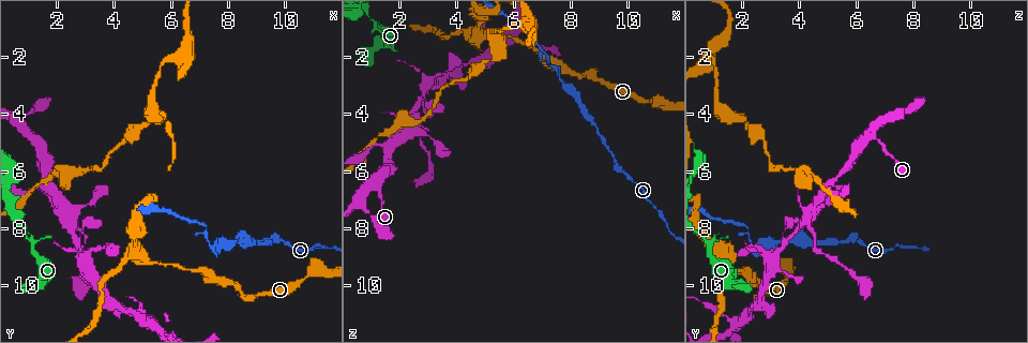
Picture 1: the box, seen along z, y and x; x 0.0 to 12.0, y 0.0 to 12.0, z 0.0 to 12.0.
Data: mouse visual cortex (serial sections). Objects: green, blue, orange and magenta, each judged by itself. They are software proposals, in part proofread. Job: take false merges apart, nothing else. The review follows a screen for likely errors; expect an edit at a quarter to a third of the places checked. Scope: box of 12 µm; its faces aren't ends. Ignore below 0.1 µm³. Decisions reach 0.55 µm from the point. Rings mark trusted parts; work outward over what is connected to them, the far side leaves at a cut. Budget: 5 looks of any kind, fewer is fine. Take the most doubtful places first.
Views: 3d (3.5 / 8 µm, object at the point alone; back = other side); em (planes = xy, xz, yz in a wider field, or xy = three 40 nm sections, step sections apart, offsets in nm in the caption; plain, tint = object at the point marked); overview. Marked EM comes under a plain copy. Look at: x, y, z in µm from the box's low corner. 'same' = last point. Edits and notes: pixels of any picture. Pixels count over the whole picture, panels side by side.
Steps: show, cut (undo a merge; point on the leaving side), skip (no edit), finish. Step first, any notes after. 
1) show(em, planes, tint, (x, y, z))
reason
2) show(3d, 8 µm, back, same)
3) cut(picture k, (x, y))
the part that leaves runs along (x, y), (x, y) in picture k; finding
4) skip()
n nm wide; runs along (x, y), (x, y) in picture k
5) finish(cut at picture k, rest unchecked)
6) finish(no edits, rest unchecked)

show(3d, 3.5 µm, back, (4.7, 8.9, 1.3))
abrupt turn

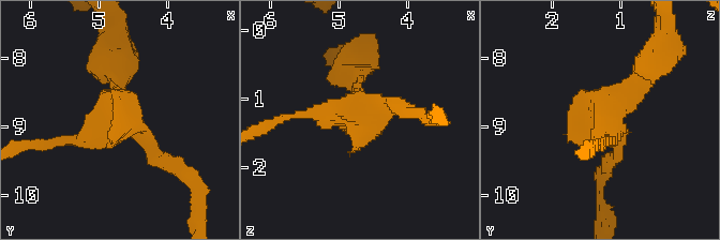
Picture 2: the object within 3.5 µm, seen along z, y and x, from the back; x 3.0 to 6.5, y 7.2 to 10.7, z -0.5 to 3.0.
show(em, xy, step 1, tint, (4.80, 8.85, 1.25))

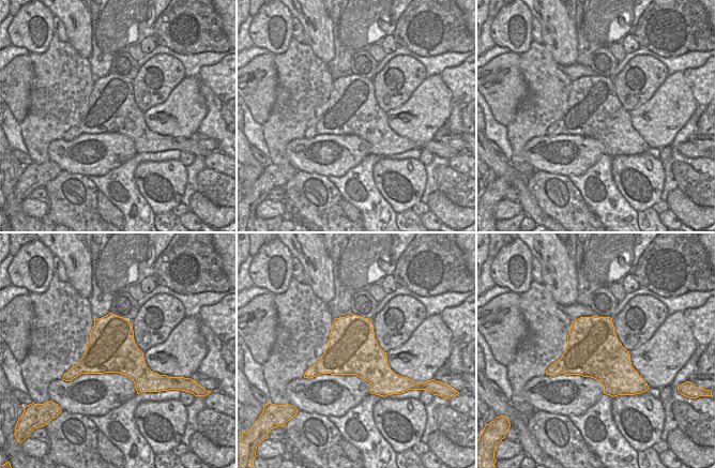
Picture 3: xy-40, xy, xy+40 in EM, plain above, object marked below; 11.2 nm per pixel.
show(em, xy, step 2, tint, same)
another direction

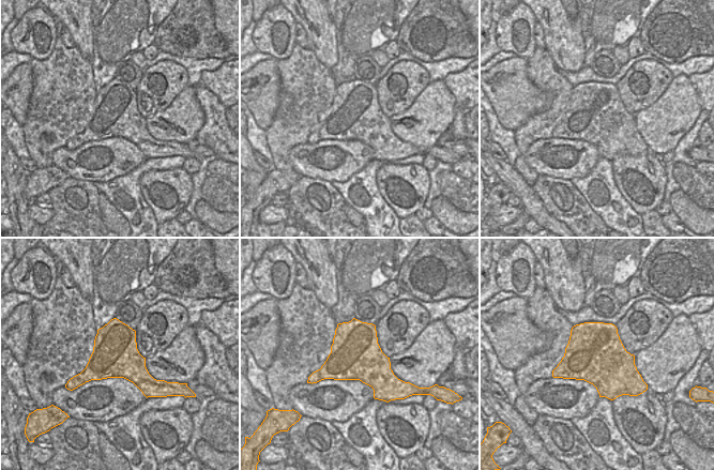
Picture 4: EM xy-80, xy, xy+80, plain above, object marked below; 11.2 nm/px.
skip()
550 nm wide; runs along (51, 146), (115, 117), (115, 60) in picture 2; one cell here

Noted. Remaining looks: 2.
show(3d, 8 µm, back, (2.5, 7.8, 4.3))
a narrow waist

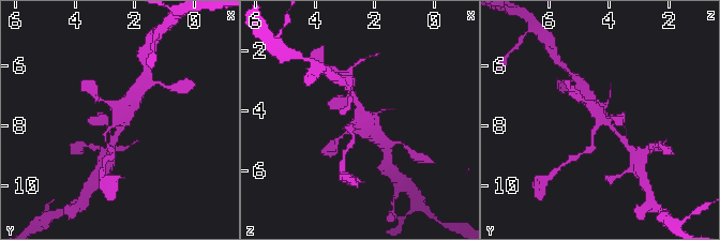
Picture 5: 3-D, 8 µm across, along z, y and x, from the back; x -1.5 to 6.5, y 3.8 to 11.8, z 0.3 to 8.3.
show(em, xy, step 1, tint, (2.4, 7.7, 4.2))

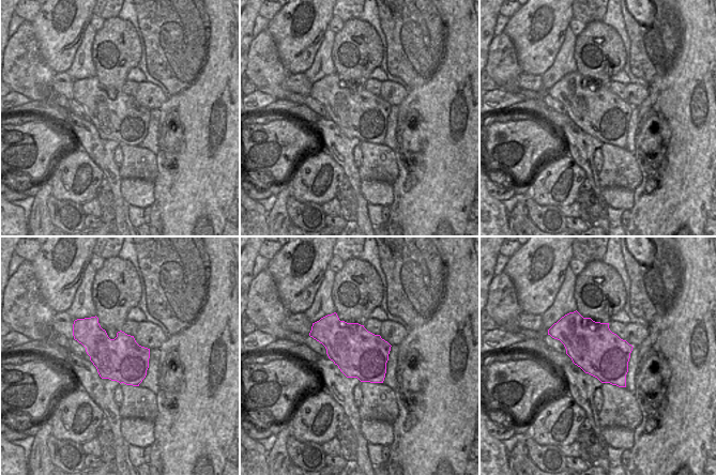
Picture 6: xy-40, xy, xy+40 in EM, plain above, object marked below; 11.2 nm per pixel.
skip()
550 nm wide; runs along (586, 93), (604, 121), (624, 141) in picture 5; continuous, no second cell

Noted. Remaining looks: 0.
finish(no edits, rest unchecked)

